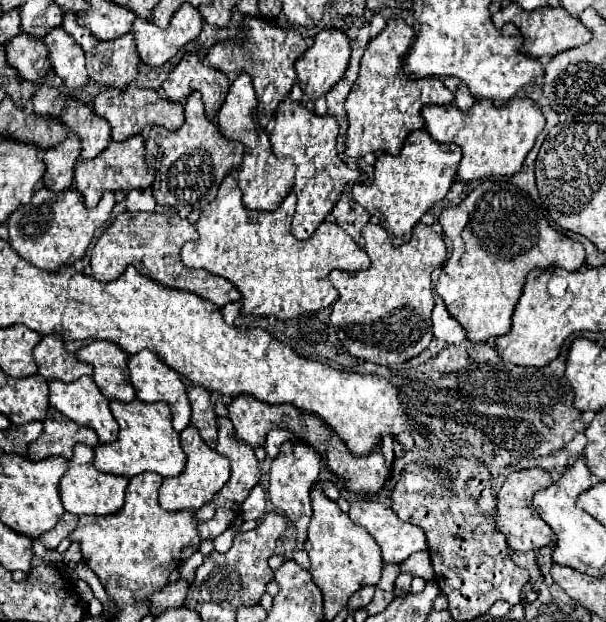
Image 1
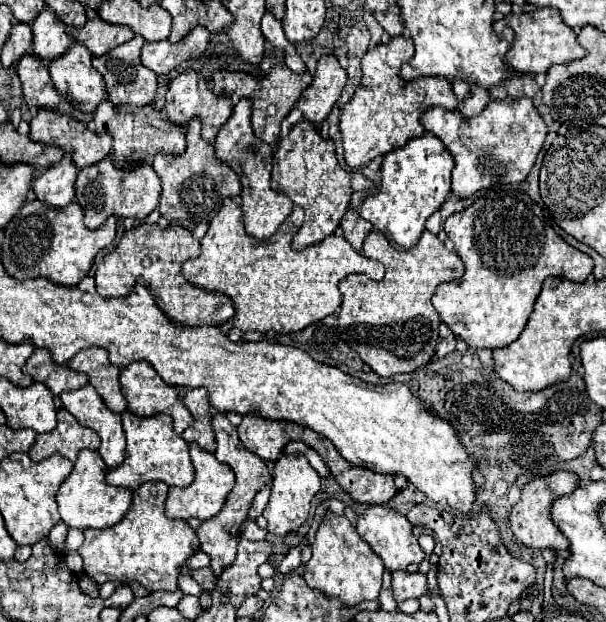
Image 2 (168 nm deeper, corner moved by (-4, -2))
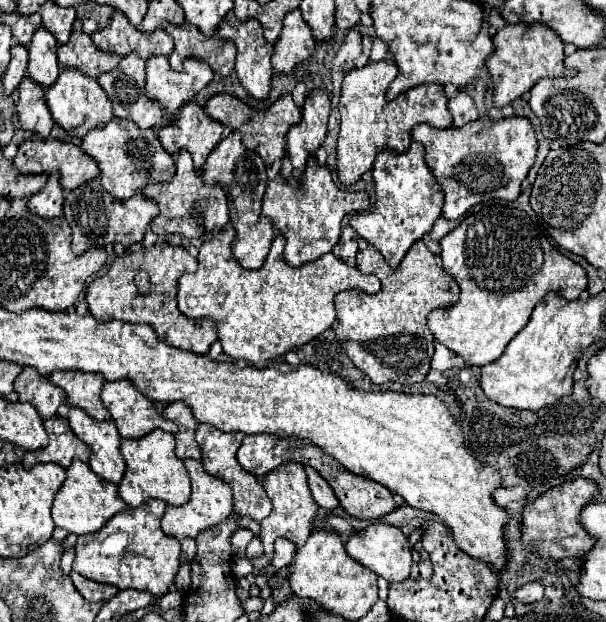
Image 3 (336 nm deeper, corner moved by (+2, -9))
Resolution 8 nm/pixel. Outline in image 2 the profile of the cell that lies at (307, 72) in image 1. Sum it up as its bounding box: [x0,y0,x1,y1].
[297,55,347,125]

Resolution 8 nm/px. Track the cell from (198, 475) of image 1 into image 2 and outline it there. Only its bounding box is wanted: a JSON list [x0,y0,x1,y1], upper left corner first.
[165,443,235,521]

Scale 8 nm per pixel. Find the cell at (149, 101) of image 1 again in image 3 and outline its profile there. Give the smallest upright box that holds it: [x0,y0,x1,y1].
[83,118,175,200]

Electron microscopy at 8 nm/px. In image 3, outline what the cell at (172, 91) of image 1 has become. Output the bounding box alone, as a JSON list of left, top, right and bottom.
[159,102,225,170]

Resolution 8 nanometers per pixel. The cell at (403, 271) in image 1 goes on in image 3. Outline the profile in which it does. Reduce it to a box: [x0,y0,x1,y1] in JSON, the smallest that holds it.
[335,240,459,386]

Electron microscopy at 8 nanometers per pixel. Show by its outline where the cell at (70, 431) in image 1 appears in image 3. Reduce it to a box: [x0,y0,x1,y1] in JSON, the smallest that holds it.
[23,420,89,470]

